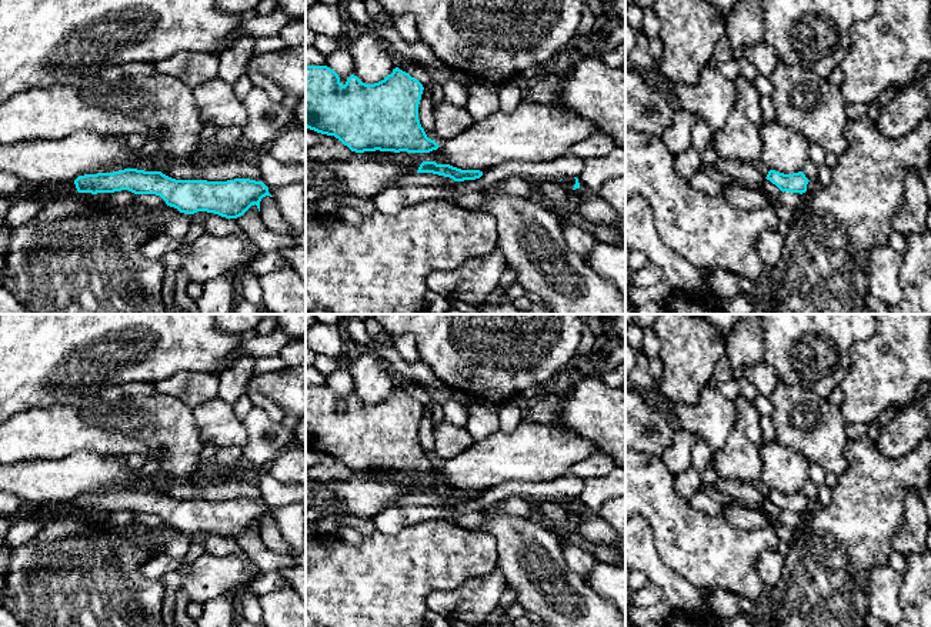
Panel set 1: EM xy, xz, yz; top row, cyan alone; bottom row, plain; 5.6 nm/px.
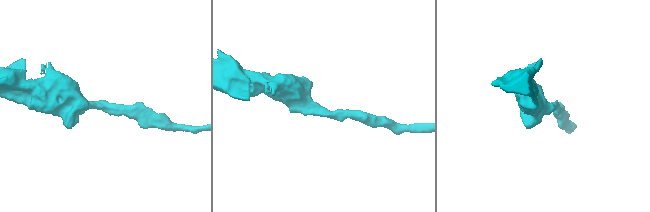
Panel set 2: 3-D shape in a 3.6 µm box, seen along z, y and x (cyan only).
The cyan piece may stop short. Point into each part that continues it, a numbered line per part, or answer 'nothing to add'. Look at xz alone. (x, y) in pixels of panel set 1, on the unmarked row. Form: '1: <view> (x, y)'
nothing to add

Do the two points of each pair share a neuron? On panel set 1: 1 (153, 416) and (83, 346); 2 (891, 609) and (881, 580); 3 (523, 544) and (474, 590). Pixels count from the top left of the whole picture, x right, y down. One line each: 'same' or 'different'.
1: different
2: same
3: different

